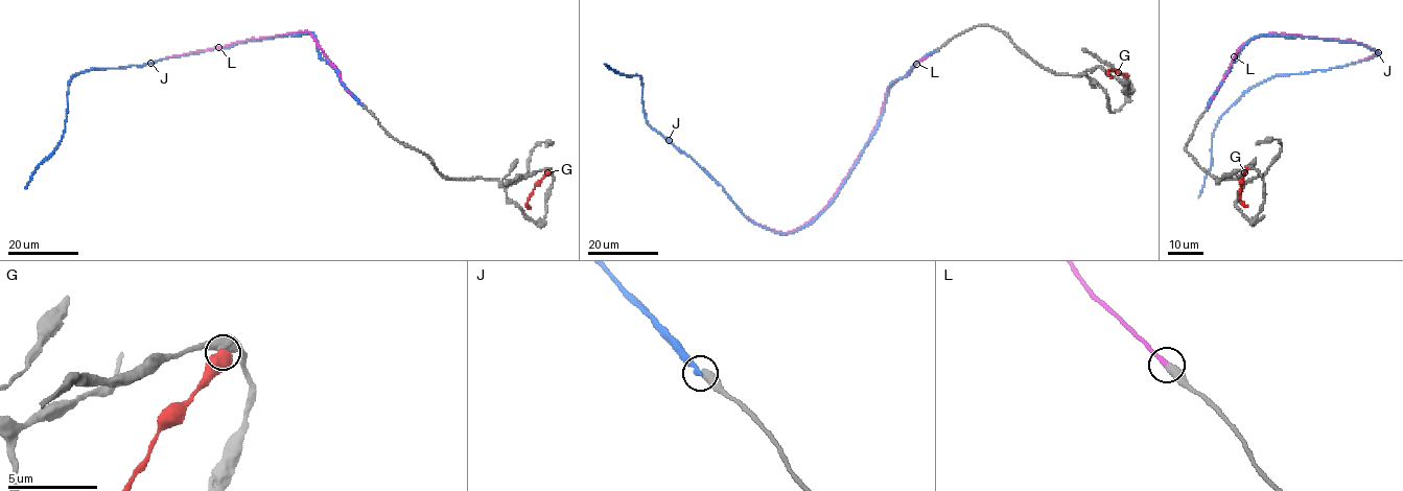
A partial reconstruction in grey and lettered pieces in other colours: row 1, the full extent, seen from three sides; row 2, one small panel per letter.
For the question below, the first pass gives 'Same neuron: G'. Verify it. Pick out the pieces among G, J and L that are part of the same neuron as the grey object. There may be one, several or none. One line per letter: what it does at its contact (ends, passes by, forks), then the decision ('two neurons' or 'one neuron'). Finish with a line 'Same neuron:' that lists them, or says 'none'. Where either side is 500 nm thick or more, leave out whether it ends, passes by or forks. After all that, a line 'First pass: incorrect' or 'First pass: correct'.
G: two neurons
J: two neurons
L: it ends there; one neuron
Same neuron: L
First pass: incorrect

